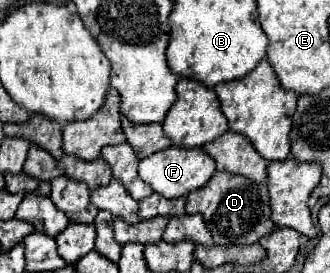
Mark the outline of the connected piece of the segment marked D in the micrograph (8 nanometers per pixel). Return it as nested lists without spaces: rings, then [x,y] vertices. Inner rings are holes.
[[[215,172],[211,180],[187,196],[187,214],[203,214],[215,244],[255,244],[275,230],[269,210],[267,184],[255,184],[239,174]]]

